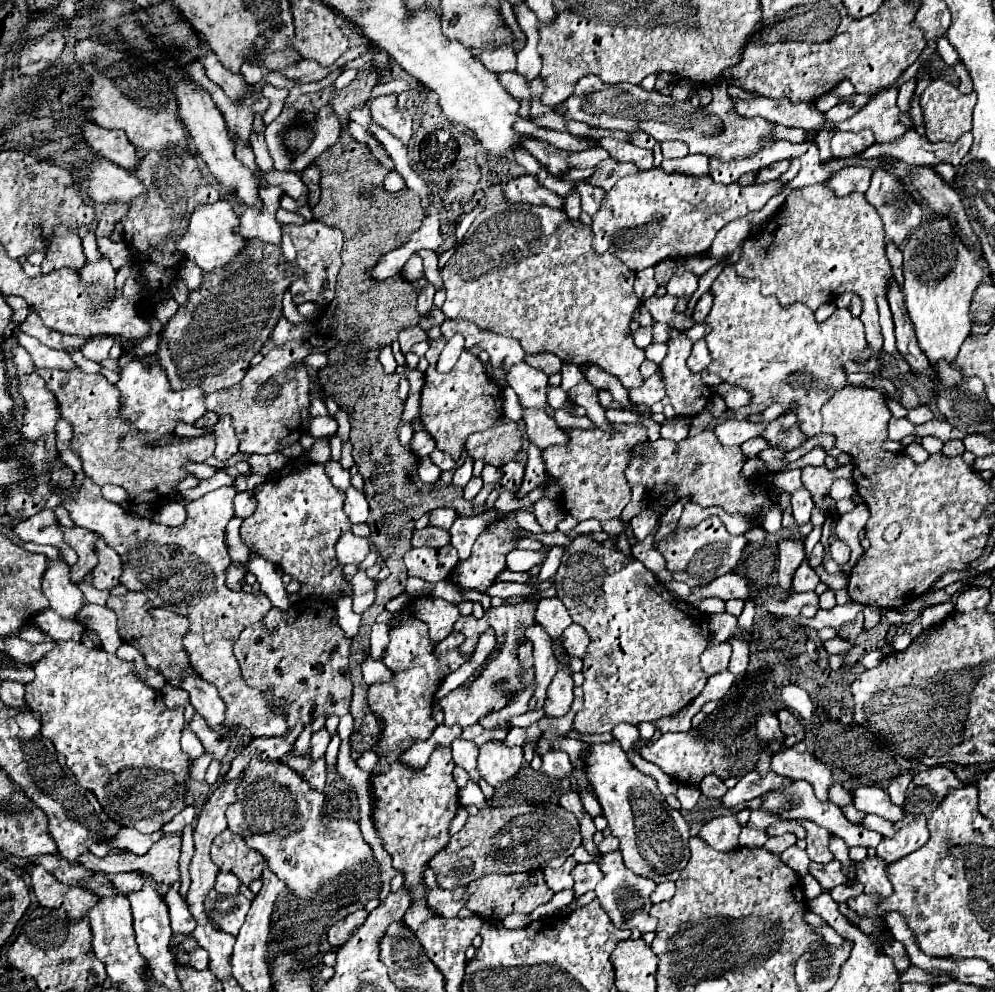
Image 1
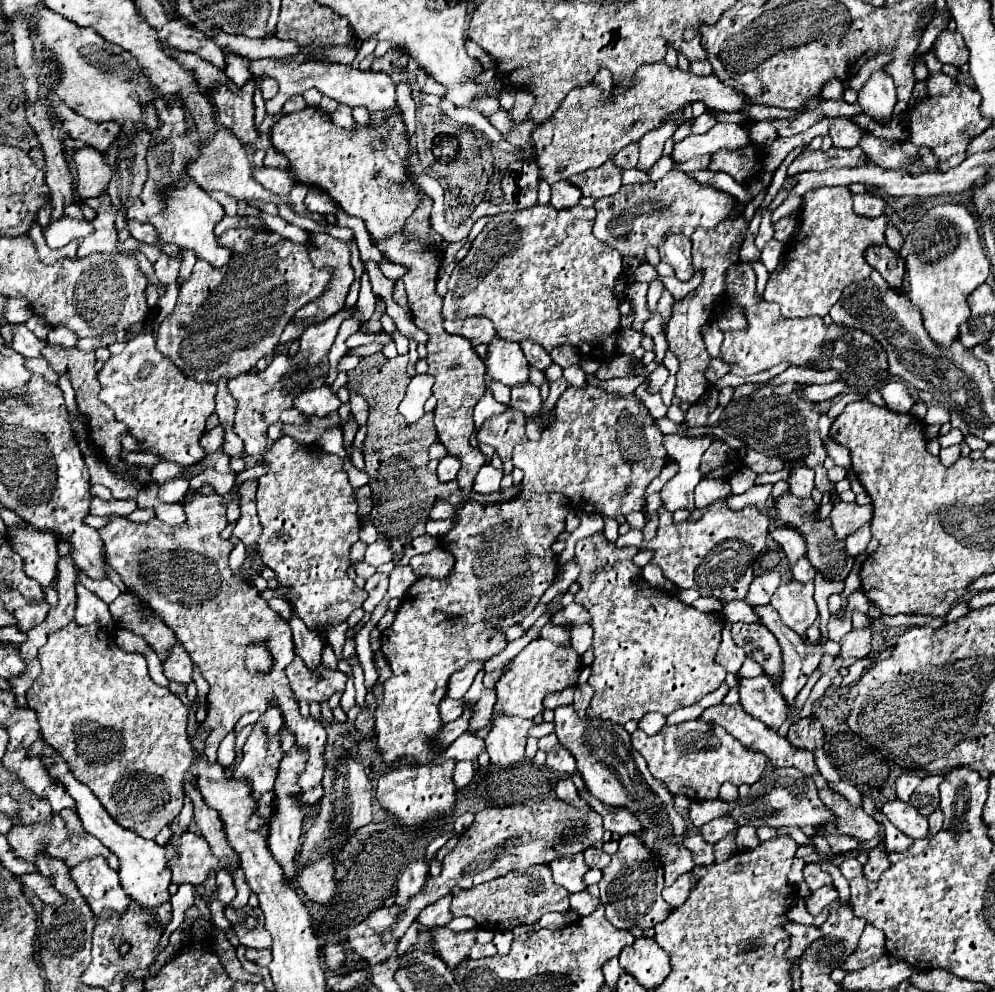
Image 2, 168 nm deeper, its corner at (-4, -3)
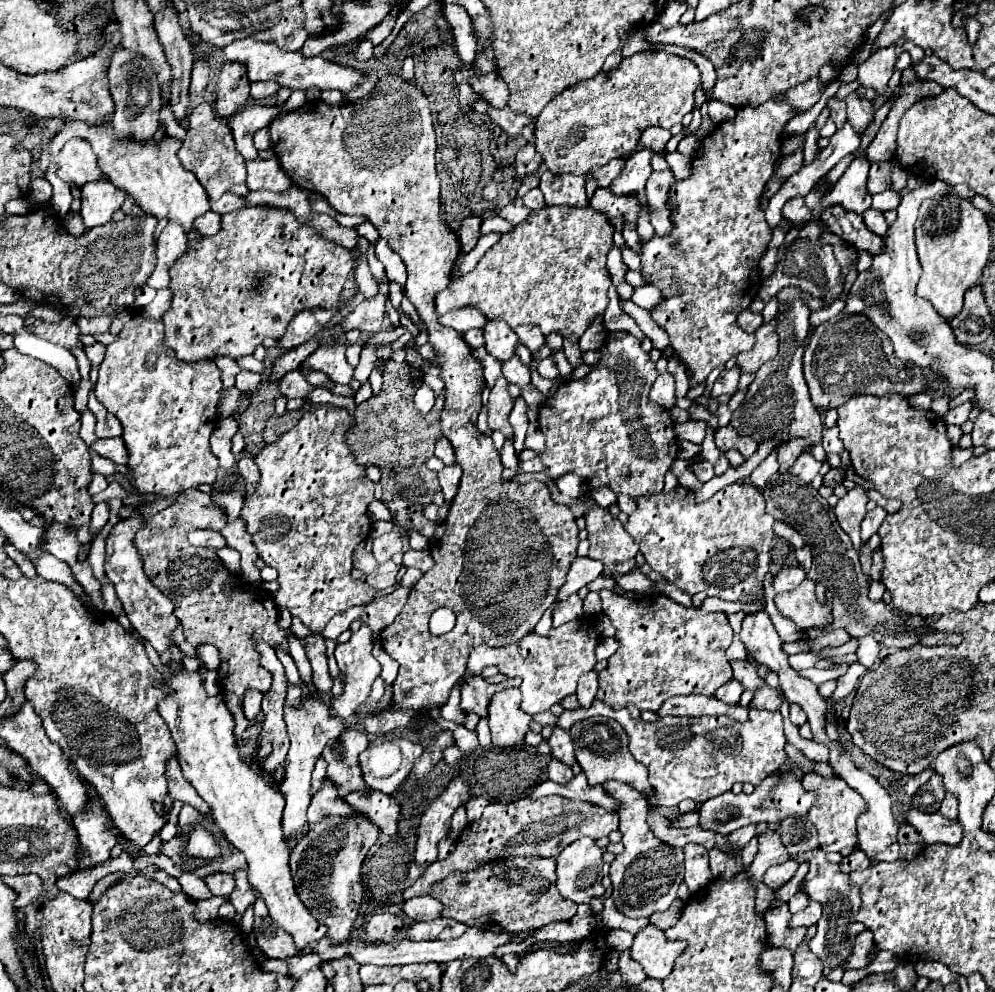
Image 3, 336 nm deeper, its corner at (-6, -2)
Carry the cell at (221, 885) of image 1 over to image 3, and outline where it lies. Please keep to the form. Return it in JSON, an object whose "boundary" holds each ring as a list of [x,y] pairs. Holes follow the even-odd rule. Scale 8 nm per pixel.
{"boundary":[[[208,872],[208,874],[202,874],[208,890],[214,894],[214,896],[230,896],[230,892],[234,890],[234,876],[232,874],[224,874],[224,872]]]}

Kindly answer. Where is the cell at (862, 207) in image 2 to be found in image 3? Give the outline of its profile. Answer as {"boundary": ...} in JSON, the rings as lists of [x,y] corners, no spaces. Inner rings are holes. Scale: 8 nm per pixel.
{"boundary":[[[866,210],[864,212],[864,222],[866,222],[866,226],[874,232],[874,234],[878,234],[878,236],[884,236],[886,234],[886,230],[888,230],[888,224],[886,224],[886,220],[884,220],[884,214],[882,212],[878,212],[878,210]]]}

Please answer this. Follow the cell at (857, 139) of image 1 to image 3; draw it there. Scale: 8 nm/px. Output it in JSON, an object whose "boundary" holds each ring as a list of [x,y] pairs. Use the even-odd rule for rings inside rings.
{"boundary":[[[834,96],[828,100],[828,110],[830,110],[830,116],[834,118],[836,122],[836,128],[842,128],[846,124],[846,106],[844,106],[844,100],[836,100]]]}

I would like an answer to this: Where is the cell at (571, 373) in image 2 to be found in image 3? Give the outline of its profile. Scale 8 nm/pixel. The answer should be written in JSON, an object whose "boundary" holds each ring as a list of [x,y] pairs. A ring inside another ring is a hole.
{"boundary":[[[566,338],[564,340],[564,354],[568,358],[568,362],[576,368],[582,364],[582,358],[580,358],[580,348],[578,348],[578,338]]]}

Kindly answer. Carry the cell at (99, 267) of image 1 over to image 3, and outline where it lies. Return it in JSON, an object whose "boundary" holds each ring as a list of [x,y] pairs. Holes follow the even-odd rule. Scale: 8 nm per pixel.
{"boundary":[[[106,178],[88,182],[82,186],[82,210],[80,216],[86,226],[102,226],[112,220],[116,208],[122,206],[126,192],[112,186]]]}

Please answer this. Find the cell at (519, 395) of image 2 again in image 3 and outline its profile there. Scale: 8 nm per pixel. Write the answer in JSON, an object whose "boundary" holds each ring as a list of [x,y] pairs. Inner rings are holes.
{"boundary":[[[512,356],[502,364],[502,374],[510,384],[518,384],[520,388],[530,384],[530,370],[518,356]]]}

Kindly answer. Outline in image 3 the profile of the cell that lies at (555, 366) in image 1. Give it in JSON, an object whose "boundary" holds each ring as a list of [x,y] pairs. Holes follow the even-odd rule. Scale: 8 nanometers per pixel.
{"boundary":[[[526,324],[526,326],[516,326],[514,328],[514,332],[518,334],[518,338],[520,338],[520,342],[522,344],[526,344],[528,348],[530,348],[530,352],[536,352],[536,350],[540,350],[542,346],[544,346],[544,334],[540,332],[540,328],[536,328],[536,326],[532,326],[532,324]]]}

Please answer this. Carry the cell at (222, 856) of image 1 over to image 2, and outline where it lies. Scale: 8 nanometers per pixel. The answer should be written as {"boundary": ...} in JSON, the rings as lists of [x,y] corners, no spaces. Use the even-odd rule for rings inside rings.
{"boundary":[[[186,781],[184,785],[186,793],[190,795],[192,803],[194,803],[194,817],[196,817],[196,823],[202,831],[202,837],[208,841],[210,845],[210,851],[212,855],[218,859],[218,867],[220,869],[238,869],[240,863],[238,863],[238,855],[236,851],[230,847],[228,839],[226,839],[226,833],[224,833],[224,823],[218,815],[216,809],[208,807],[206,801],[202,799],[200,791],[192,785],[192,781]]]}

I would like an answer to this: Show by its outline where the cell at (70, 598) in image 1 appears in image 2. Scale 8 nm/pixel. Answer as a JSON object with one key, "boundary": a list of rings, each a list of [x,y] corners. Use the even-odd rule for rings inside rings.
{"boundary":[[[8,527],[8,533],[12,535],[12,549],[20,553],[24,559],[24,571],[28,577],[36,579],[42,587],[50,587],[56,581],[56,565],[60,559],[56,535],[44,533],[38,529],[26,529],[18,531]]]}

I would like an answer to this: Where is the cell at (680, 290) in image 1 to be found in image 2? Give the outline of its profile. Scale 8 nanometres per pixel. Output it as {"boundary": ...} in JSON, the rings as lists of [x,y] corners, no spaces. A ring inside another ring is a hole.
{"boundary":[[[670,235],[670,239],[666,239],[666,243],[662,243],[660,247],[660,259],[674,267],[676,279],[680,281],[690,281],[694,275],[690,247],[692,243],[686,239],[678,239],[678,235]]]}

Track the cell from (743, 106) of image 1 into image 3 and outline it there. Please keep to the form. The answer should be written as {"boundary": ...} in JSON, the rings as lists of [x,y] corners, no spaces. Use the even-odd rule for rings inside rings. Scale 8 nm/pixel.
{"boundary":[[[644,50],[630,58],[622,58],[614,70],[602,70],[596,74],[596,78],[578,82],[552,98],[552,102],[536,118],[536,150],[544,158],[546,168],[554,174],[586,174],[596,164],[606,164],[612,158],[632,152],[648,126],[672,128],[678,124],[688,112],[692,112],[694,90],[700,82],[700,72],[694,62],[664,50]]]}

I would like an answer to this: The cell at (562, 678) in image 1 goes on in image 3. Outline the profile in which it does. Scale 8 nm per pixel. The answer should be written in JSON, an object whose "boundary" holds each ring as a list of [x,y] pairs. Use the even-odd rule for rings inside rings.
{"boundary":[[[596,716],[578,722],[578,726],[572,726],[570,732],[574,738],[576,760],[582,766],[584,774],[588,776],[590,786],[598,786],[608,780],[618,780],[640,790],[646,798],[652,798],[652,786],[648,786],[648,770],[640,762],[636,762],[628,752],[628,736],[620,728],[620,724],[616,724],[610,718]]]}

